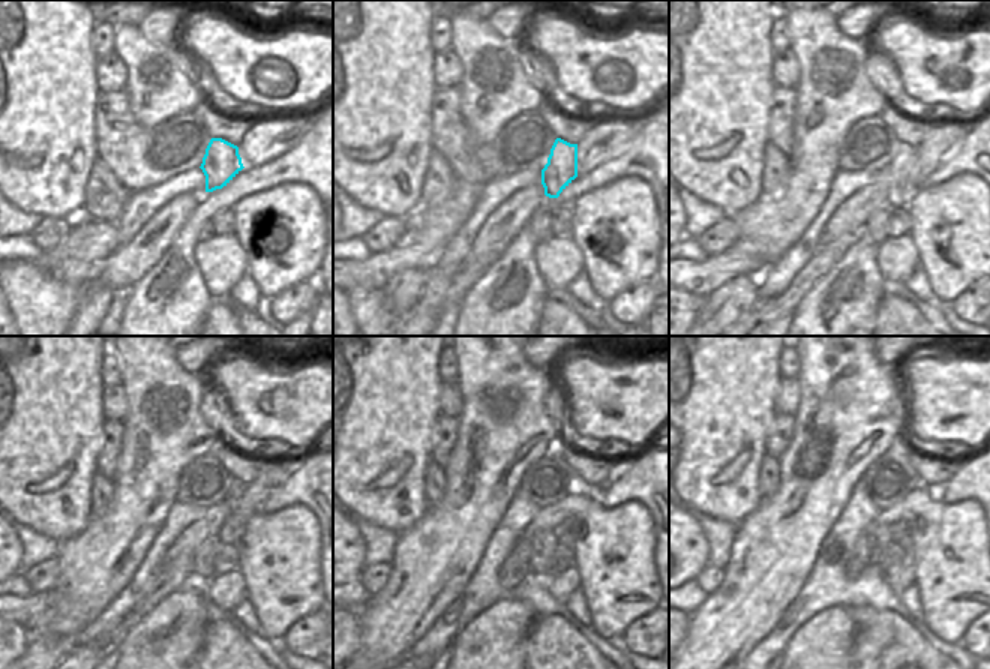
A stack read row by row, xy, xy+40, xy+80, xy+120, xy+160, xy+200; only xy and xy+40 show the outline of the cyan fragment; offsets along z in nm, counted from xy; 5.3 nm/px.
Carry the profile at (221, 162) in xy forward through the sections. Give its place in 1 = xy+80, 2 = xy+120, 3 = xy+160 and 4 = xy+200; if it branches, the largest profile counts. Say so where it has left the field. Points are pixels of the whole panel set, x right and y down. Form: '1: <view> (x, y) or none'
1: xy+80 (900, 170)
2: xy+120 (227, 534)
3: xy+160 (566, 537)
4: xy+200 (906, 542)

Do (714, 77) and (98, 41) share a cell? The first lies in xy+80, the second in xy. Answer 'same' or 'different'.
different

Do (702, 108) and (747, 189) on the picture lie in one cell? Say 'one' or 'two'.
one

